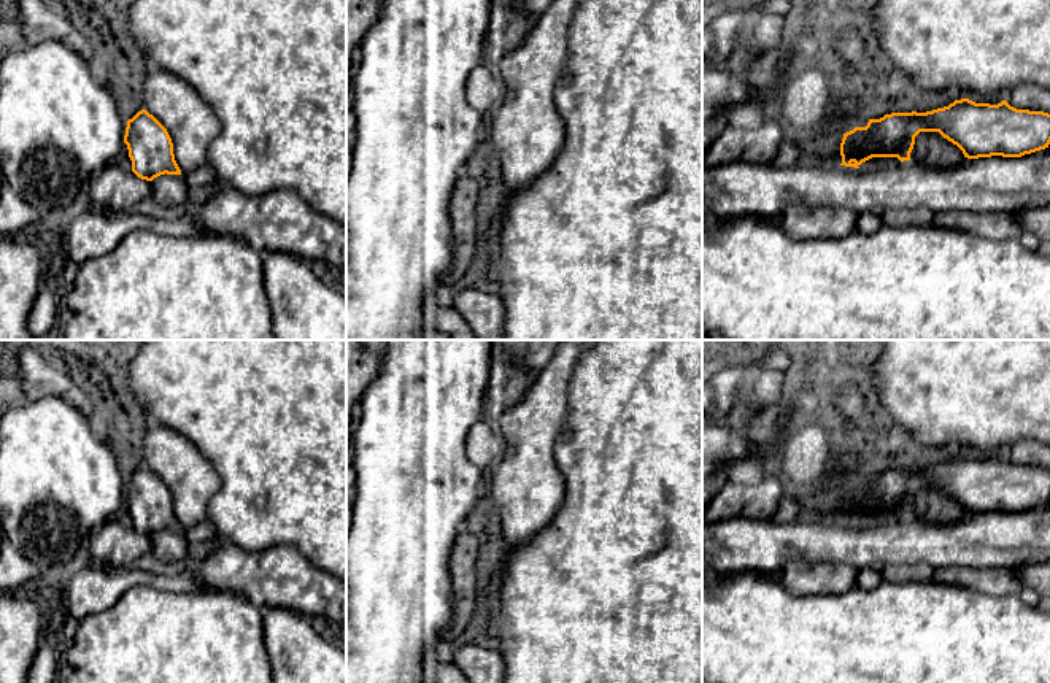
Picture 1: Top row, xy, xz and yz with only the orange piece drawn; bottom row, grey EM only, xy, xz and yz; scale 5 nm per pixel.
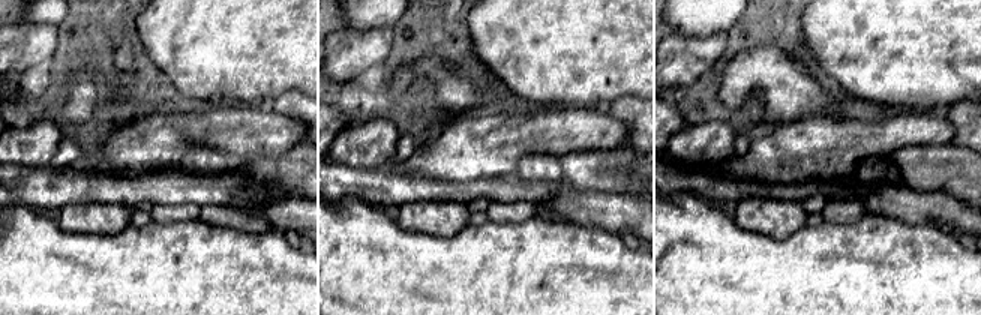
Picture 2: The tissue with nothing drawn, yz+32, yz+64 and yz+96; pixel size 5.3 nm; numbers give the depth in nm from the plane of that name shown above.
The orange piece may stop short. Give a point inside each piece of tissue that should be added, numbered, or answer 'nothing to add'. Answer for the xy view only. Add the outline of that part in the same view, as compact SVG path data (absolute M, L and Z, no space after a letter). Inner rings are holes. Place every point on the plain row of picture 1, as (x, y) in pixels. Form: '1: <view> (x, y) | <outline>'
nothing to add

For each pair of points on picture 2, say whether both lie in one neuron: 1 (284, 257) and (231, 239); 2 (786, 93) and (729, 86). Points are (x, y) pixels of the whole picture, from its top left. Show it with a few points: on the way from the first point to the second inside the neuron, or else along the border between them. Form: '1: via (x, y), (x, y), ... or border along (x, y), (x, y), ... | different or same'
1: via (270, 257), (249, 257), (245, 252) | same
2: via (773, 83), (743, 83) | same

